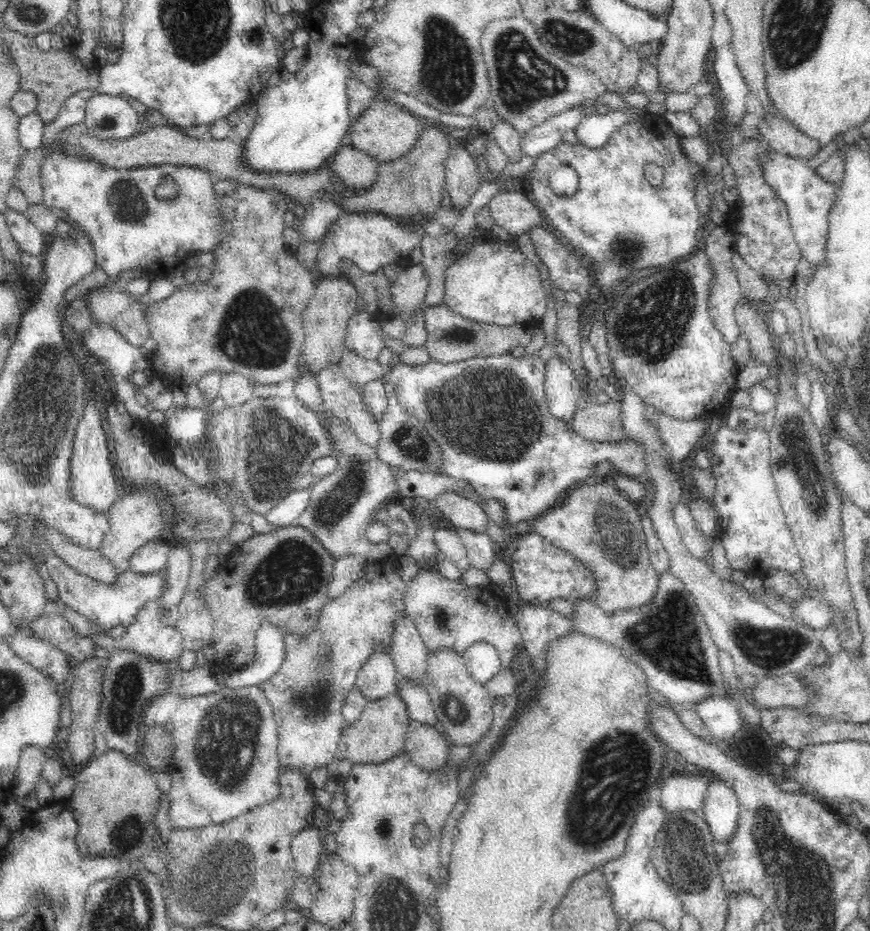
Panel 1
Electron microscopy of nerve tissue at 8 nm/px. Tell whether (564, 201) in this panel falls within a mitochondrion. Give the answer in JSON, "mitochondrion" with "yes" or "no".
{"mitochondrion":"no"}

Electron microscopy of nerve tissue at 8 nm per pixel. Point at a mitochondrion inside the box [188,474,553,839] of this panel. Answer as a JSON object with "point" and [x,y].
{"point":[226,740]}

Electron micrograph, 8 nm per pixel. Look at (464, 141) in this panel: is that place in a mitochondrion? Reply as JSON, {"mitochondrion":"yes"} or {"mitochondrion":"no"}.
{"mitochondrion":"no"}

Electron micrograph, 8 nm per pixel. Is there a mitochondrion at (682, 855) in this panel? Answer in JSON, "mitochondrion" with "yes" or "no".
{"mitochondrion":"yes"}

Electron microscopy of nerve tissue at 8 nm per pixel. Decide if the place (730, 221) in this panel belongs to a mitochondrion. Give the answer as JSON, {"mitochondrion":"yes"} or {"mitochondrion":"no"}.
{"mitochondrion":"no"}

